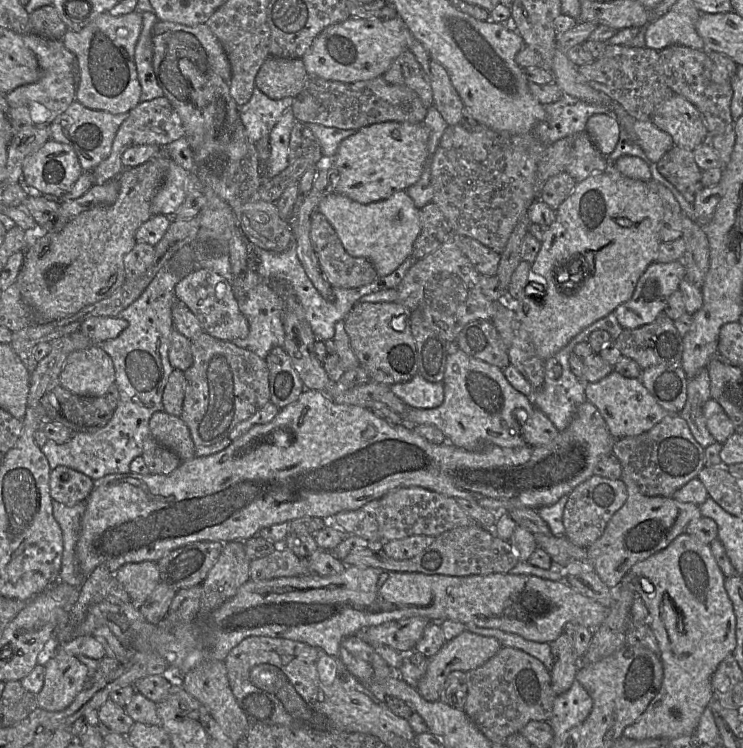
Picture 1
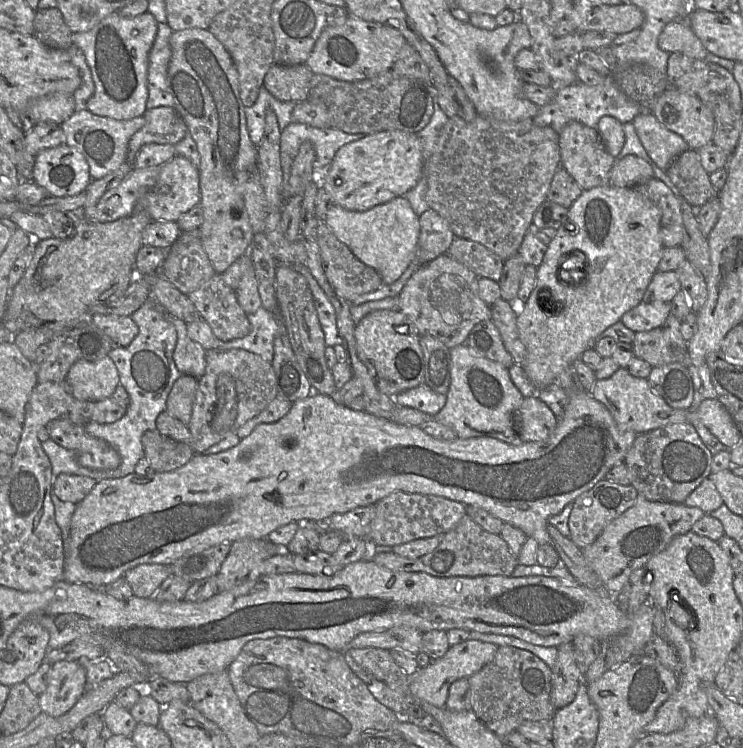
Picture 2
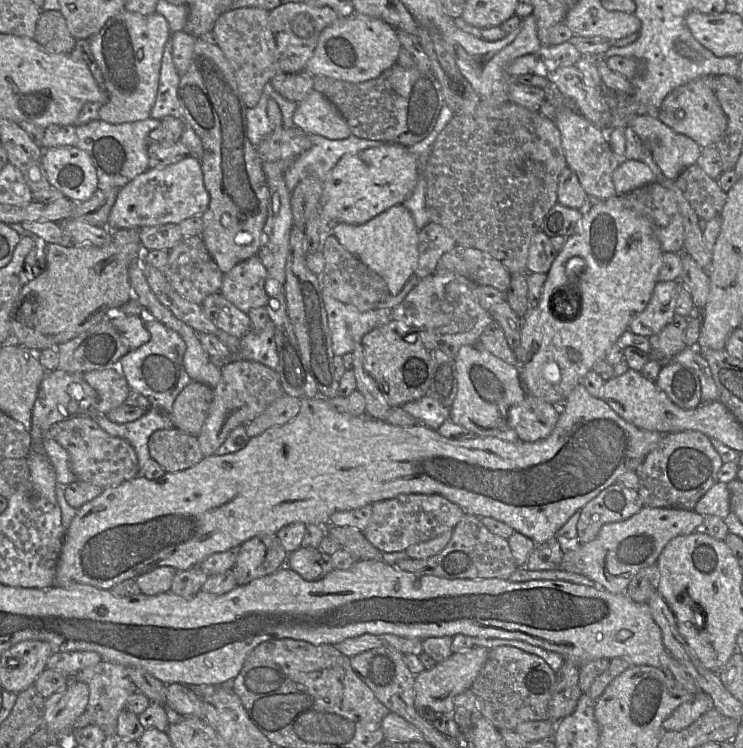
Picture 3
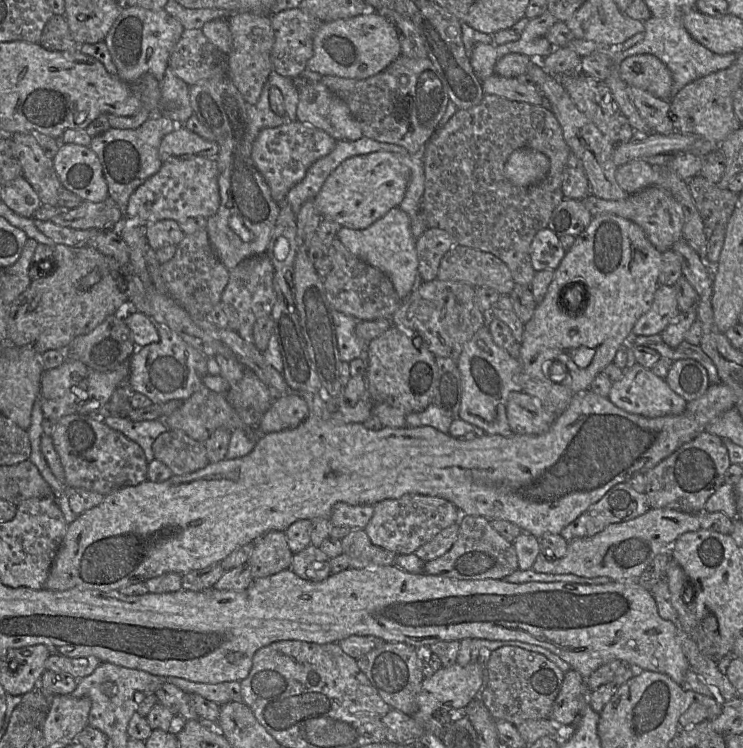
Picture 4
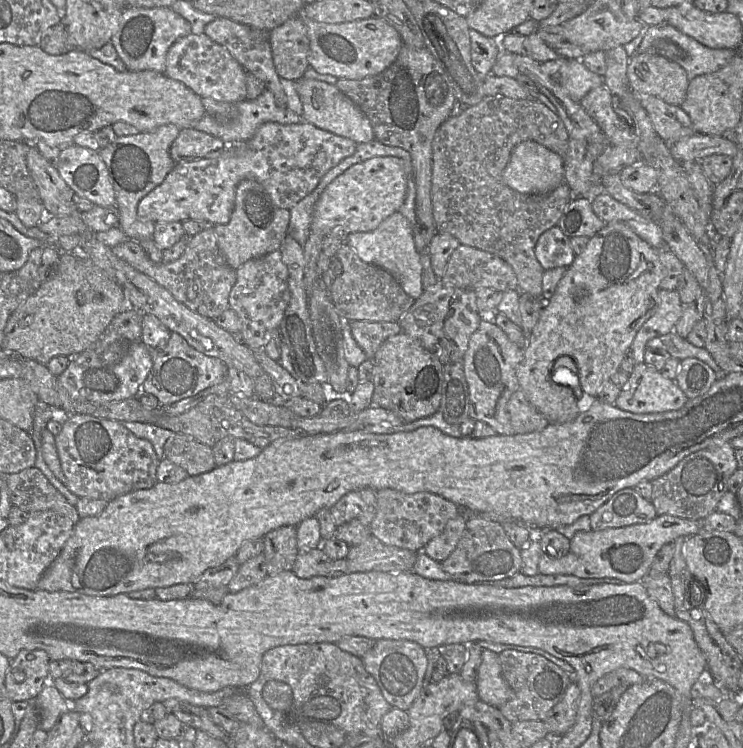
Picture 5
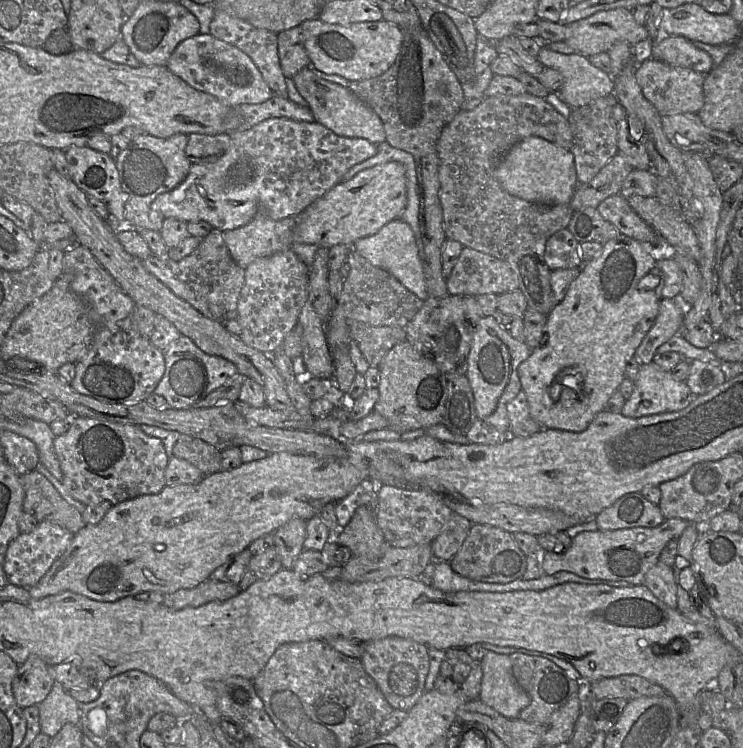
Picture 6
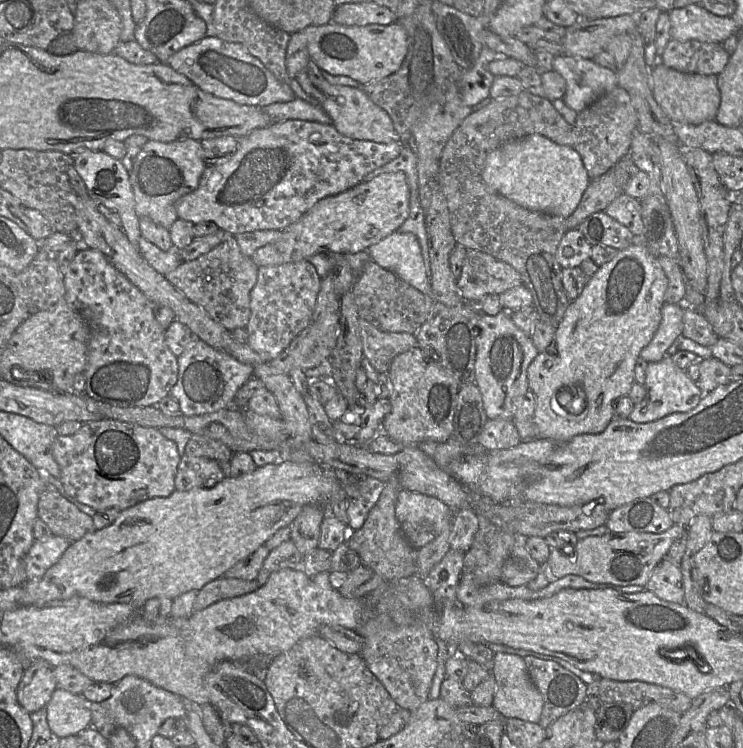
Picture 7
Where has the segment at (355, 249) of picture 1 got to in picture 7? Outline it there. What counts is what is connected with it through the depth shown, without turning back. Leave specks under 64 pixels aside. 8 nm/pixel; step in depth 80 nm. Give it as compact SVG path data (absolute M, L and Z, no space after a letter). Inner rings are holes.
M396 231L370 246L366 252L376 265L395 273L423 294L432 296L421 248L413 234Z

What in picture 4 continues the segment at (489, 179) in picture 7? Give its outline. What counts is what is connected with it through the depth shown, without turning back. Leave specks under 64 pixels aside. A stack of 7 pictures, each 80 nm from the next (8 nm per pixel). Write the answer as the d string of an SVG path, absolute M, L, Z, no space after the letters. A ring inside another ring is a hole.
M530 148L515 150L508 158L505 177L516 186L530 186L543 180L550 168L546 155Z

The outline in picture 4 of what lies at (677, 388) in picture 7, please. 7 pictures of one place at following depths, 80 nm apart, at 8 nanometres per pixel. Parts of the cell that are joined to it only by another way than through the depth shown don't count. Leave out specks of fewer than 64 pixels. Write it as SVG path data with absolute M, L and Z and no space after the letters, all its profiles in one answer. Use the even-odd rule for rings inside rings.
M635 364L623 371L622 378L612 382L608 395L609 401L616 407L647 418L679 415L685 410L687 402L669 387L665 379L656 376L651 369Z

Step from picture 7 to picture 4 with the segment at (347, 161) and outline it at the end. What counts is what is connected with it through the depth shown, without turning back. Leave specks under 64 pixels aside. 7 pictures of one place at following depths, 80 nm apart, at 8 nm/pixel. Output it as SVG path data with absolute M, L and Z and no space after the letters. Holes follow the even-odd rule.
M294 121L262 129L253 142L251 158L267 182L272 199L280 204L286 201L289 190L305 177L311 165L332 152L335 145L336 140L323 130ZM194 157L177 163L164 163L160 170L148 178L130 196L124 217L127 221L151 224L161 220L183 222L189 218L209 218L215 215L220 205L218 168L215 158Z

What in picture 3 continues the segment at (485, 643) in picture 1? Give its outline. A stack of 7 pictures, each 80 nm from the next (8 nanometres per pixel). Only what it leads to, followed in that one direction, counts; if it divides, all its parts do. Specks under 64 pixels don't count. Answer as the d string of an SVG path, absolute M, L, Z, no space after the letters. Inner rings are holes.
M474 646L452 653L446 660L436 663L433 668L417 674L414 682L416 710L418 707L429 707L435 712L452 713L454 698L471 688L486 663L489 652L485 647Z

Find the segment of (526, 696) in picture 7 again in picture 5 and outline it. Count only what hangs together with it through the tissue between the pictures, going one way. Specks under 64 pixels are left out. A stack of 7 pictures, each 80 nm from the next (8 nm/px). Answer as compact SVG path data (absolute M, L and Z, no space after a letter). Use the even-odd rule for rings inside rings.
M483 650L481 655L476 678L478 698L499 708L513 697L513 692L502 676L499 655L489 650Z

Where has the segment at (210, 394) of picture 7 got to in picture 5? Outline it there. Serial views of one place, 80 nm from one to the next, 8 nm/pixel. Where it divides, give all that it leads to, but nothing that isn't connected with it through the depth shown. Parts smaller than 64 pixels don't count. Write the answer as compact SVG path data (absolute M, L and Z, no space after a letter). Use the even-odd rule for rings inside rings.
M175 332L168 342L159 348L150 349L152 369L142 384L141 392L154 395L160 406L168 406L182 399L195 396L201 391L227 379L228 366L219 358L209 357L194 348Z

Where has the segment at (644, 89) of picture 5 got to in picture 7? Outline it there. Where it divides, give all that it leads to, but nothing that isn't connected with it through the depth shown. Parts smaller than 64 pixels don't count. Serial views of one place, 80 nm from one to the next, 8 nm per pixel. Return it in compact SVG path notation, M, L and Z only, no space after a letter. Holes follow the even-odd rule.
M659 63L651 68L651 77L653 96L672 122L698 125L715 120L721 102L717 76L683 73Z

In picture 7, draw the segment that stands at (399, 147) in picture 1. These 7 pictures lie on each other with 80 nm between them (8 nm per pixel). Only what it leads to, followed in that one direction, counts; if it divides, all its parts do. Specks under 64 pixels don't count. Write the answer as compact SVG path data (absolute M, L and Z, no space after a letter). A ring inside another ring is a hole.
M401 171L382 173L342 193L319 200L298 221L284 229L277 229L283 230L281 237L273 243L258 248L250 258L257 267L262 267L307 261L315 254L356 254L366 251L370 246L398 231L408 215L409 188L405 174Z

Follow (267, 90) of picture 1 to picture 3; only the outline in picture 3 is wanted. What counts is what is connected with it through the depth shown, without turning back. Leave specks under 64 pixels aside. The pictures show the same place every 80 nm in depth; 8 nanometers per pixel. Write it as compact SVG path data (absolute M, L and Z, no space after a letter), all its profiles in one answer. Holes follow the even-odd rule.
M304 69L298 73L277 73L270 83L283 98L299 103L313 90L314 79Z

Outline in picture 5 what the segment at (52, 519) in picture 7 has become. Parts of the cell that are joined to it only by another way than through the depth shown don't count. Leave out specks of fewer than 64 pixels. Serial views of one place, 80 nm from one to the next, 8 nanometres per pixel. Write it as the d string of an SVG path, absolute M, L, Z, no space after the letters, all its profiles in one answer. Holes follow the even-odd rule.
M35 466L8 474L5 480L12 506L28 513L52 510L68 517L74 525L79 521L76 507Z

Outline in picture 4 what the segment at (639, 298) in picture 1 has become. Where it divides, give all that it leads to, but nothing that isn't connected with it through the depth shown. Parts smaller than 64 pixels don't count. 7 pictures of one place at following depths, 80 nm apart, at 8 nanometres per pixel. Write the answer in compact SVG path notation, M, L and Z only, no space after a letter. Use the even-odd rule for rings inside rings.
M659 285L655 291L651 308L635 323L631 334L626 338L624 346L628 348L627 368L636 364L632 349L637 336L660 334L679 315L676 291L674 286Z

